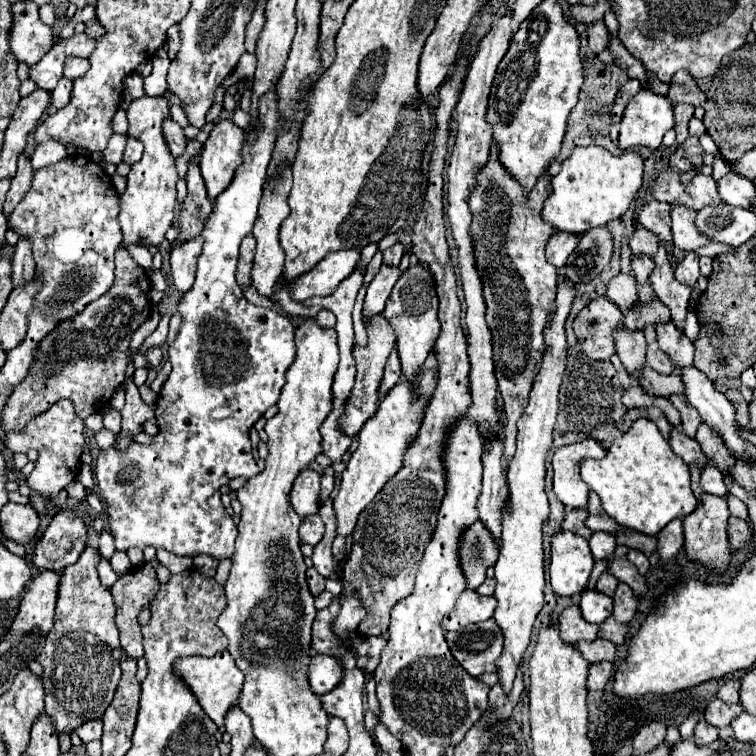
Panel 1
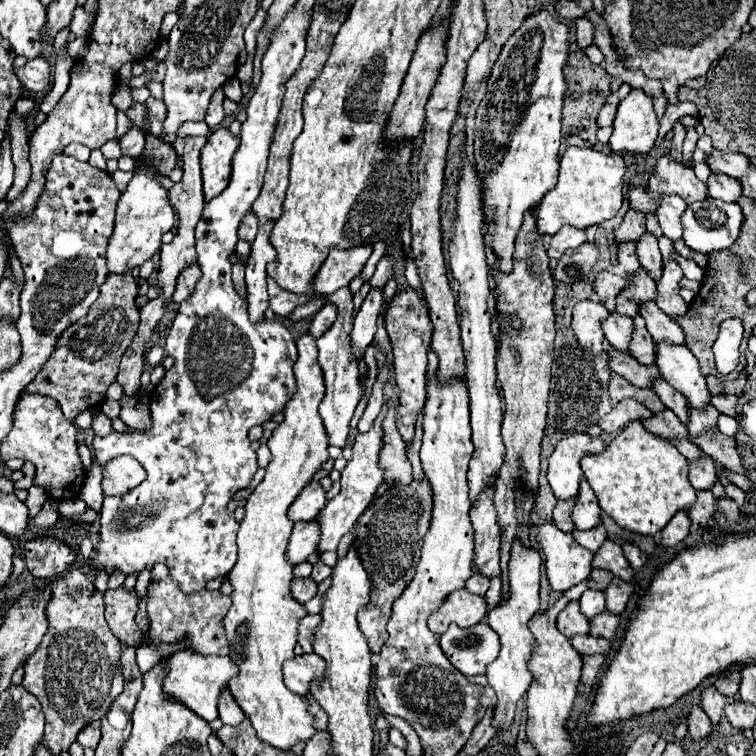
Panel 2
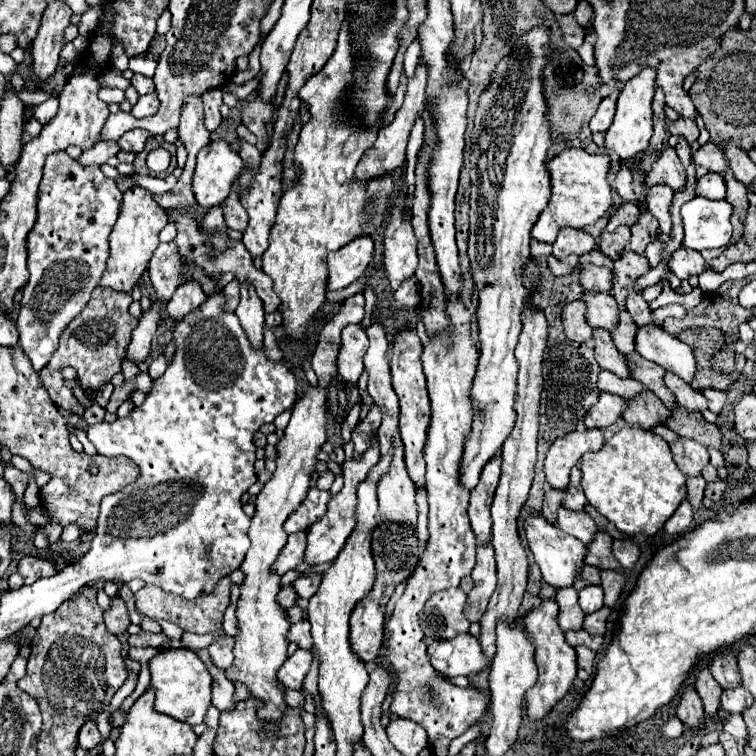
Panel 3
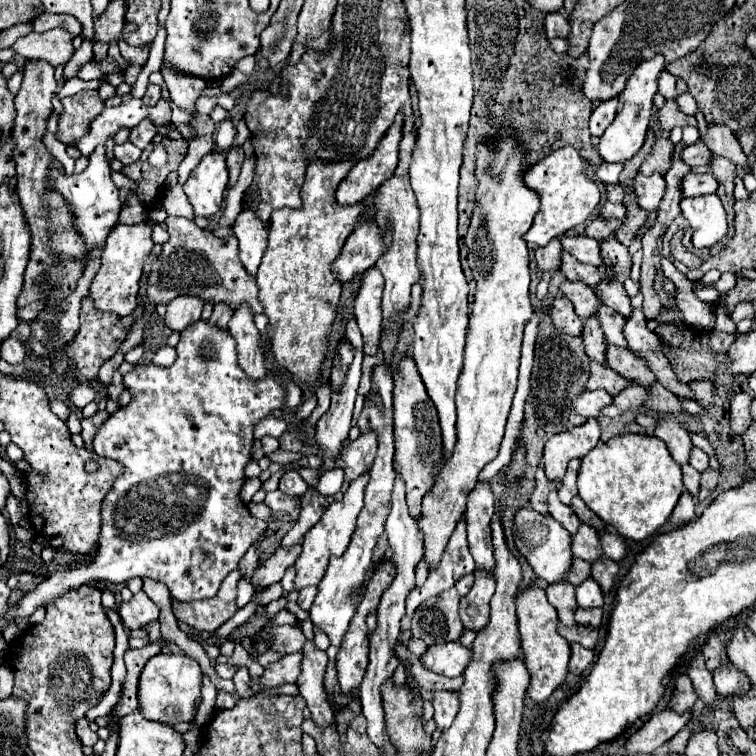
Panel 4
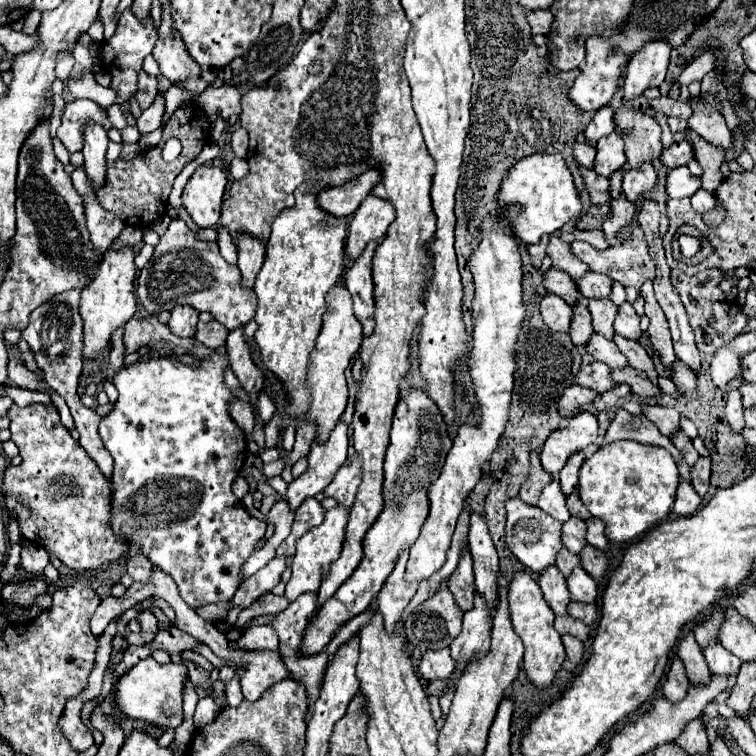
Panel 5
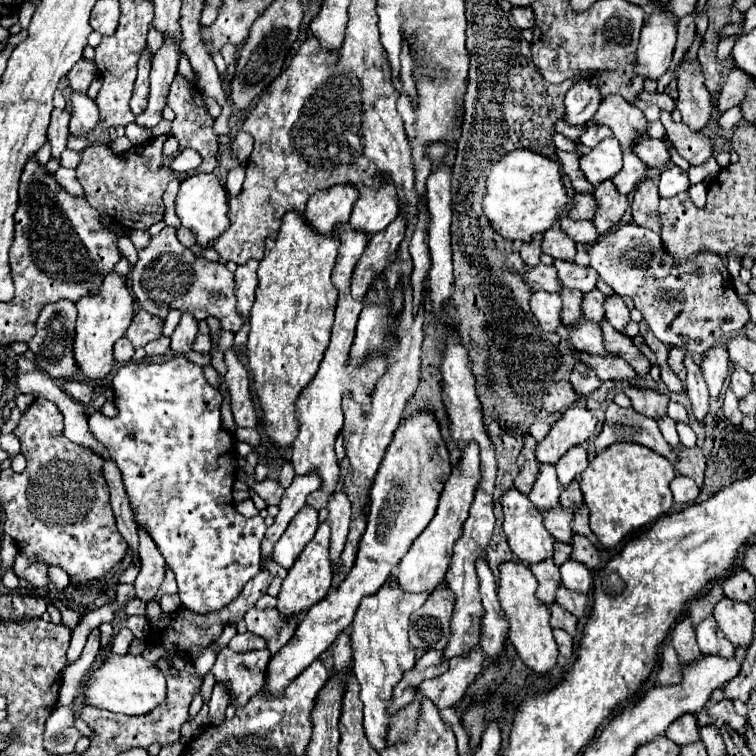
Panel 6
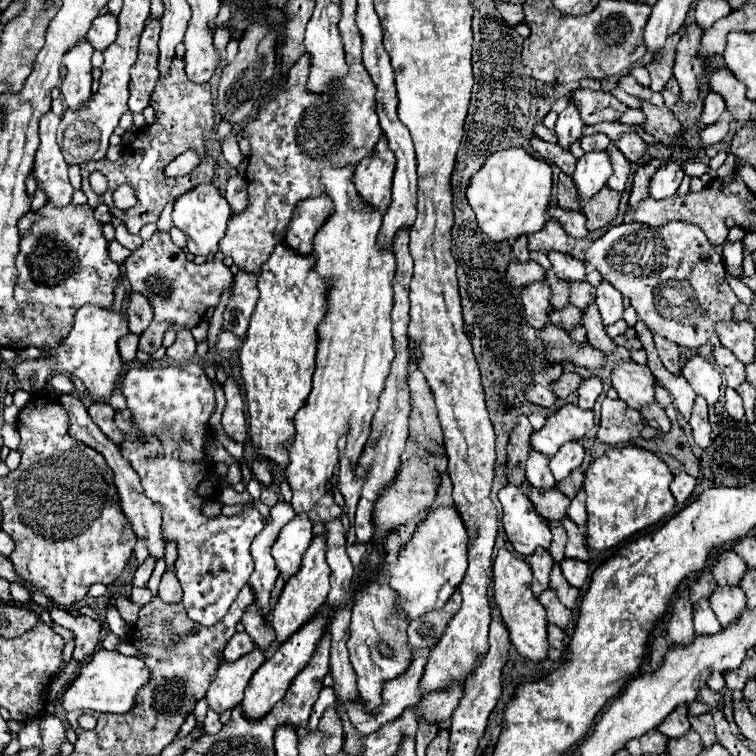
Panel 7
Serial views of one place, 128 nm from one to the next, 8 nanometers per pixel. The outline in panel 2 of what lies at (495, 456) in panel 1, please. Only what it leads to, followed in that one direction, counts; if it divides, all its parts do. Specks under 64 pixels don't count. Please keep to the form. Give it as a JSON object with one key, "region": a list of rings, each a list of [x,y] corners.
{"region":[[[488,486],[480,494],[476,508],[470,510],[476,542],[474,564],[478,566],[478,572],[486,578],[494,578],[500,574],[500,528],[492,498],[494,486]]]}

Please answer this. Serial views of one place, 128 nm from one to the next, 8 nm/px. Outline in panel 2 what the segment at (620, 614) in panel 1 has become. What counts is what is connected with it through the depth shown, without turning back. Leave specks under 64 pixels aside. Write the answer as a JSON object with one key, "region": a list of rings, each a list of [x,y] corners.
{"region":[[[612,578],[612,582],[608,584],[606,588],[606,608],[614,614],[620,614],[624,608],[626,608],[626,602],[632,594],[632,584],[630,582],[624,582],[620,578]]]}

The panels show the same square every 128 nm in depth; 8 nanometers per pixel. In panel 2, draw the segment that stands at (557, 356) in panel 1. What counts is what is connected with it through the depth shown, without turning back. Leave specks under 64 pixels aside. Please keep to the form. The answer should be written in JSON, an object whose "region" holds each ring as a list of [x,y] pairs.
{"region":[[[514,542],[512,558],[510,558],[508,566],[510,566],[510,598],[500,602],[488,614],[488,624],[500,636],[500,644],[502,644],[498,658],[492,664],[488,664],[488,670],[486,670],[488,684],[494,688],[494,692],[498,696],[498,704],[496,704],[494,716],[492,716],[492,726],[496,730],[508,730],[512,726],[514,714],[516,714],[516,704],[530,688],[532,672],[528,670],[528,660],[532,656],[532,648],[536,648],[536,642],[532,640],[528,622],[540,608],[540,598],[538,598],[540,566],[542,566],[540,554],[532,548],[524,548],[520,542]]]}

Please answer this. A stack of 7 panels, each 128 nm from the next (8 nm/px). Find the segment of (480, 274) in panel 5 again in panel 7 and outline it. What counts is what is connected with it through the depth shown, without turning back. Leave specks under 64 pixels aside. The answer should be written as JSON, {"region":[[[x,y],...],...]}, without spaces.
{"region":[[[454,506],[434,510],[410,538],[398,562],[390,566],[390,588],[398,594],[400,608],[410,622],[448,602],[466,572],[466,546],[466,528]]]}

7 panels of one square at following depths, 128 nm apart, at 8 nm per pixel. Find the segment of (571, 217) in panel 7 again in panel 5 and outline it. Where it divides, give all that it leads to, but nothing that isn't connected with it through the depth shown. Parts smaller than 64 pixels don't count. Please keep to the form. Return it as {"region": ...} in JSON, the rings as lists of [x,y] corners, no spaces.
{"region":[[[574,228],[572,236],[574,236],[576,240],[586,240],[588,244],[592,244],[592,246],[598,248],[598,250],[608,248],[608,242],[606,242],[602,230],[578,230],[578,228]]]}

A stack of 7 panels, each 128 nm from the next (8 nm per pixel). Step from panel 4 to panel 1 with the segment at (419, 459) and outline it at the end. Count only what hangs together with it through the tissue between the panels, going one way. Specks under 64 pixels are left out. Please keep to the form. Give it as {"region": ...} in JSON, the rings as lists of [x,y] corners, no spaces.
{"region":[[[420,264],[408,268],[392,288],[392,294],[386,302],[384,318],[388,320],[388,324],[392,326],[392,330],[396,334],[396,350],[400,356],[402,376],[410,384],[414,384],[418,380],[422,364],[440,334],[440,322],[438,322],[436,312],[438,312],[438,298],[434,292],[434,280],[432,280],[430,272],[426,268],[422,268]]]}

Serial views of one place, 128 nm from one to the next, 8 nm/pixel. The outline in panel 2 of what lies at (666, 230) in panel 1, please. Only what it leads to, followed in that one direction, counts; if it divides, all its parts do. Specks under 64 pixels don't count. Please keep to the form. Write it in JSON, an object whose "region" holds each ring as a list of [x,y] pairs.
{"region":[[[630,184],[628,186],[628,200],[630,200],[630,208],[640,210],[640,212],[656,212],[658,208],[658,200],[652,200],[650,194],[646,194],[646,190],[640,184]]]}

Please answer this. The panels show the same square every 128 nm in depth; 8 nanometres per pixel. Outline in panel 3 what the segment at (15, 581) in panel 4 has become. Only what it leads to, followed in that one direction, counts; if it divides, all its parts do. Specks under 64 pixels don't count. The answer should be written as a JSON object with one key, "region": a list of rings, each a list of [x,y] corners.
{"region":[[[24,556],[18,562],[18,574],[24,578],[24,584],[34,584],[38,578],[52,576],[56,572],[54,562],[44,560],[44,558],[34,558],[34,556]]]}

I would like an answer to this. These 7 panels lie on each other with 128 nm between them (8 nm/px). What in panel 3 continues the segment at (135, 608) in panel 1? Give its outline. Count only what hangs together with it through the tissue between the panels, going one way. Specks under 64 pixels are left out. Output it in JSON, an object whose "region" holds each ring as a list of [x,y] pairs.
{"region":[[[122,598],[112,600],[112,608],[104,614],[104,620],[106,620],[106,628],[116,636],[120,636],[128,630],[130,620],[128,620],[128,612],[126,612],[126,606],[124,606]]]}

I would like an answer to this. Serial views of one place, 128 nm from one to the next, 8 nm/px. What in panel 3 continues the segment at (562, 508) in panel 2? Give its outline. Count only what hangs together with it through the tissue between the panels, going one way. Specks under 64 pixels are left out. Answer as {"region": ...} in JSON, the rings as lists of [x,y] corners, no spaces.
{"region":[[[548,490],[544,494],[544,504],[542,504],[542,514],[554,522],[556,520],[556,510],[562,506],[562,500],[564,500],[564,494],[560,494],[560,490]]]}

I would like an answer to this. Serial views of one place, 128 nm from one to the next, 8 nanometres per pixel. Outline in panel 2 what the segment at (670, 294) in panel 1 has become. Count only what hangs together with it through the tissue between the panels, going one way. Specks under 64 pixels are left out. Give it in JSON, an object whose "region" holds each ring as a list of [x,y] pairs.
{"region":[[[646,232],[638,242],[636,242],[636,254],[644,270],[650,272],[654,280],[660,280],[662,276],[662,254],[658,250],[658,238],[650,232]]]}

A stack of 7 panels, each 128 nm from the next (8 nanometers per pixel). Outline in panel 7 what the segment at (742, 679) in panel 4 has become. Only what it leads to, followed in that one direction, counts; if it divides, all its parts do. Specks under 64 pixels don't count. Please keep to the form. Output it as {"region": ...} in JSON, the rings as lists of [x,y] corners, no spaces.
{"region":[[[700,598],[694,604],[694,632],[696,634],[716,634],[720,632],[720,622],[716,620],[716,614],[712,612],[708,598]]]}

